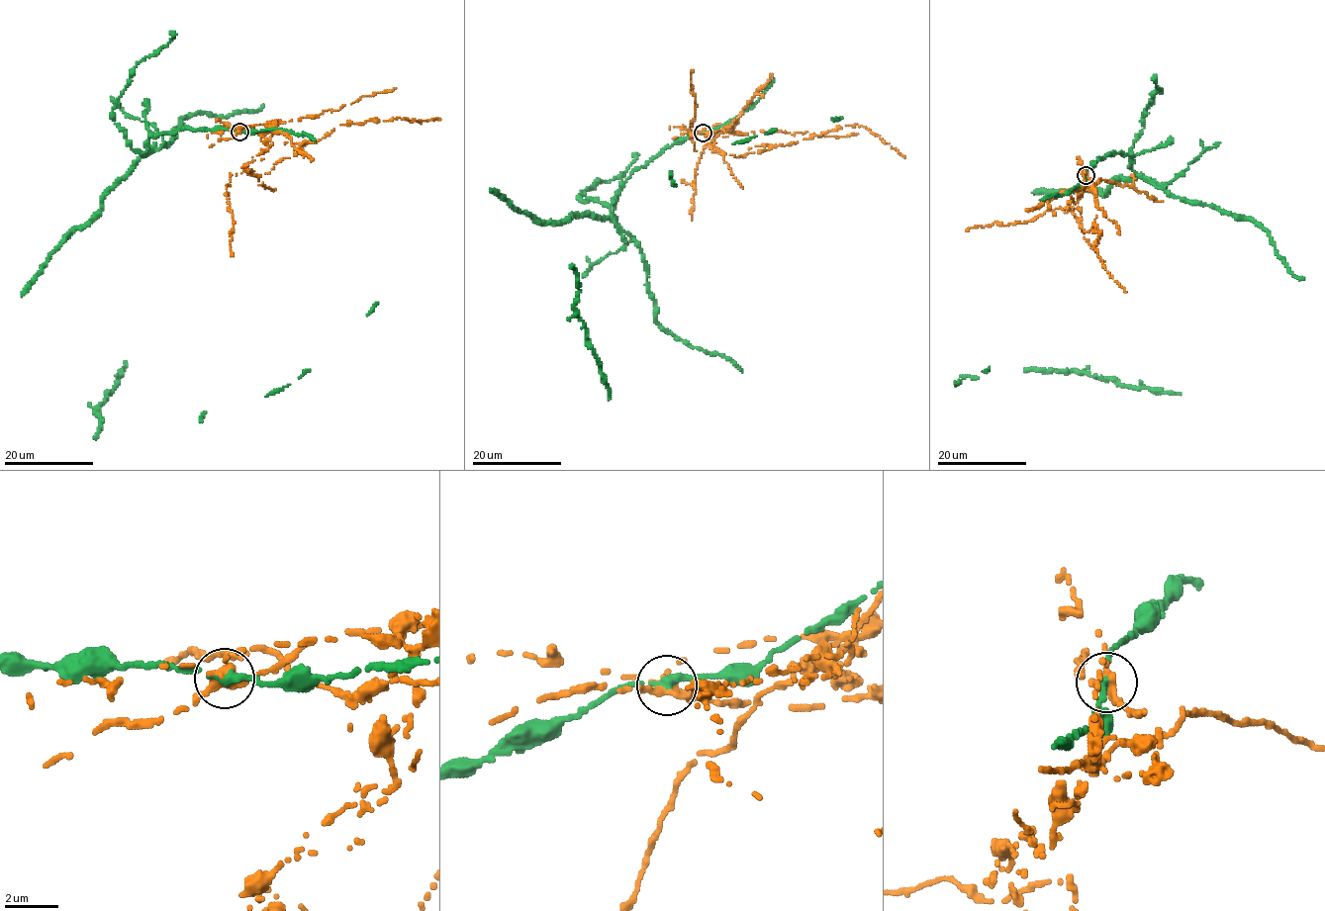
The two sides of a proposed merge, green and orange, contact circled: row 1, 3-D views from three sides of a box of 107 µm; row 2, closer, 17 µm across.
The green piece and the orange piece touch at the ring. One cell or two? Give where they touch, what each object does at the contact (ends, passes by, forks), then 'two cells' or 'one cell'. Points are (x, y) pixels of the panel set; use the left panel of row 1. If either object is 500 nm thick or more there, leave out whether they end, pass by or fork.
place (239, 132); green passes by; orange forks; two cells

